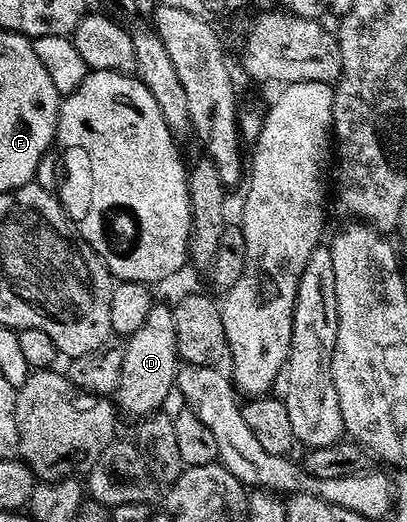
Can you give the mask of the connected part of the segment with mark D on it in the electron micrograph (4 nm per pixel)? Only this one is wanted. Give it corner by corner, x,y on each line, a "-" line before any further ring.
155,303
147,311
143,327
135,331
124,342
123,371
119,375
119,387
115,394
115,405
122,414
132,419
148,417
160,410
161,405
173,393
179,368
177,340
175,339
175,315
167,304

